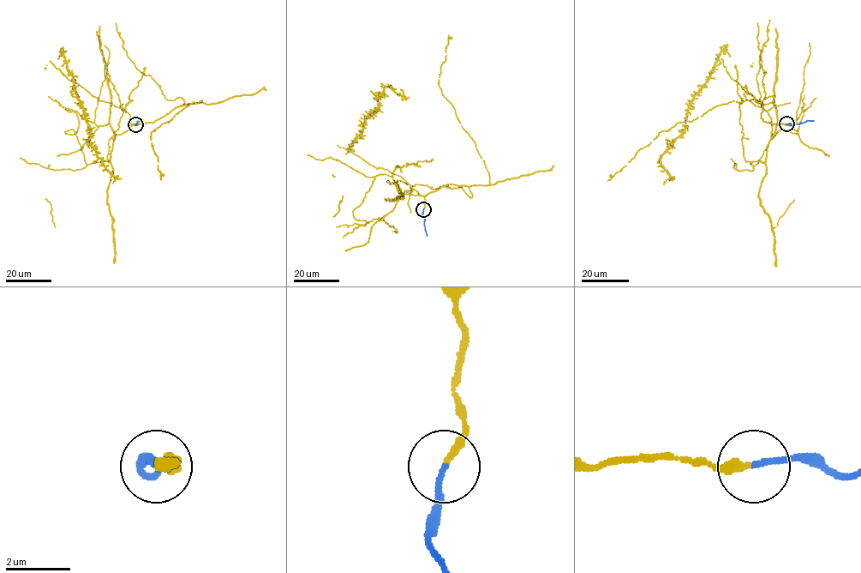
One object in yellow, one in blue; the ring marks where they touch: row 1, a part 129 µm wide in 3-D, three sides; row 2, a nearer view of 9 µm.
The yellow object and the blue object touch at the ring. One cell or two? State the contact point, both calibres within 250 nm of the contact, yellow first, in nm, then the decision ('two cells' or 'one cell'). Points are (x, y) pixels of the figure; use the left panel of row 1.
(135, 124) | 240/160 nm | one cell

